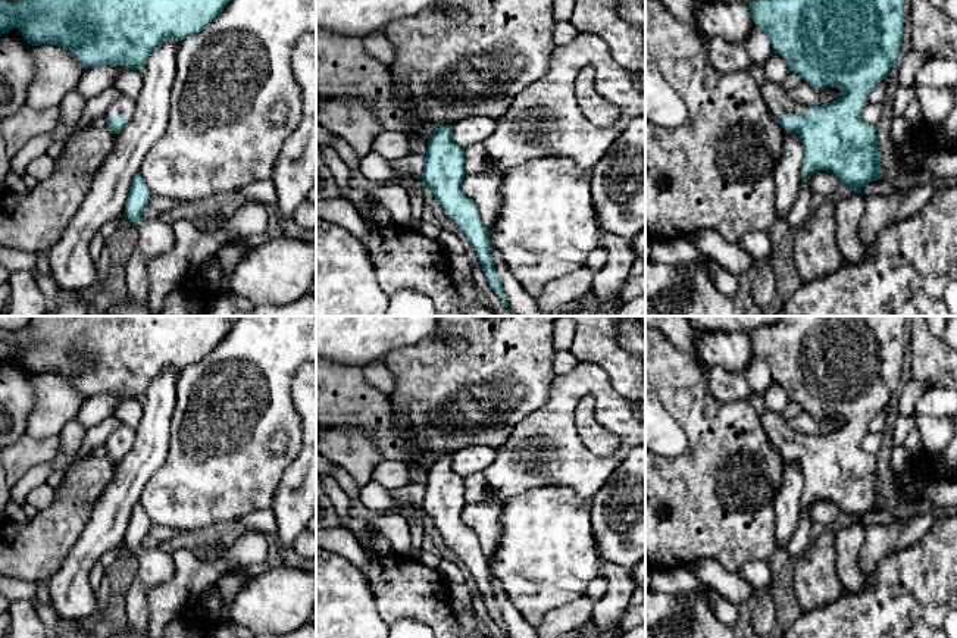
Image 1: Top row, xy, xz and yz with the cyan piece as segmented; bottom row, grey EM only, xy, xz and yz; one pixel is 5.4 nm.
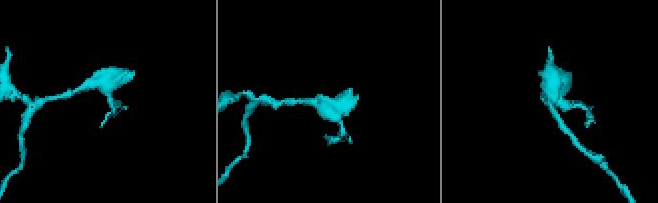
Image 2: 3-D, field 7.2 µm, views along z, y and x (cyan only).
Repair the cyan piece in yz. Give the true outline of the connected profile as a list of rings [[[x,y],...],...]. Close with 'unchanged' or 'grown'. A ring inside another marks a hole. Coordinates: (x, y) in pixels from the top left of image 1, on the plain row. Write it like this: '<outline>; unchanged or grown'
[[[779,316],[775,323],[747,334],[756,356],[766,362],[773,382],[785,390],[789,401],[798,403],[814,417],[842,419],[842,426],[836,431],[809,438],[786,428],[784,417],[769,409],[760,415],[769,441],[785,460],[795,462],[801,467],[804,512],[817,500],[832,500],[842,515],[853,516],[861,523],[866,513],[882,509],[876,456],[866,453],[860,441],[867,434],[870,420],[888,406],[900,384],[907,319],[908,316]]]; grown

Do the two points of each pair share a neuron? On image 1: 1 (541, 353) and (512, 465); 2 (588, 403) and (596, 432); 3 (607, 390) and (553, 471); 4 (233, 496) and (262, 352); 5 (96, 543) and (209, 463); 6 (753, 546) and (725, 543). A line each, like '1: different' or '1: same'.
1: different
2: same
3: same
4: same
5: different
6: same

